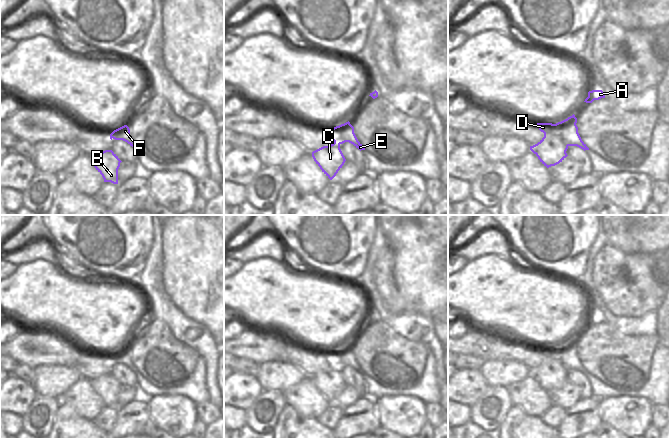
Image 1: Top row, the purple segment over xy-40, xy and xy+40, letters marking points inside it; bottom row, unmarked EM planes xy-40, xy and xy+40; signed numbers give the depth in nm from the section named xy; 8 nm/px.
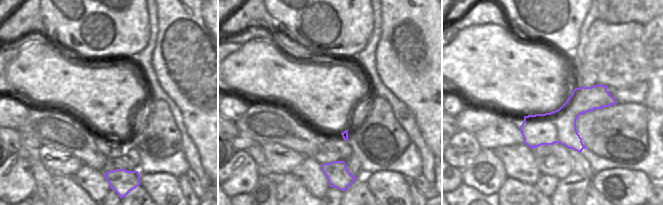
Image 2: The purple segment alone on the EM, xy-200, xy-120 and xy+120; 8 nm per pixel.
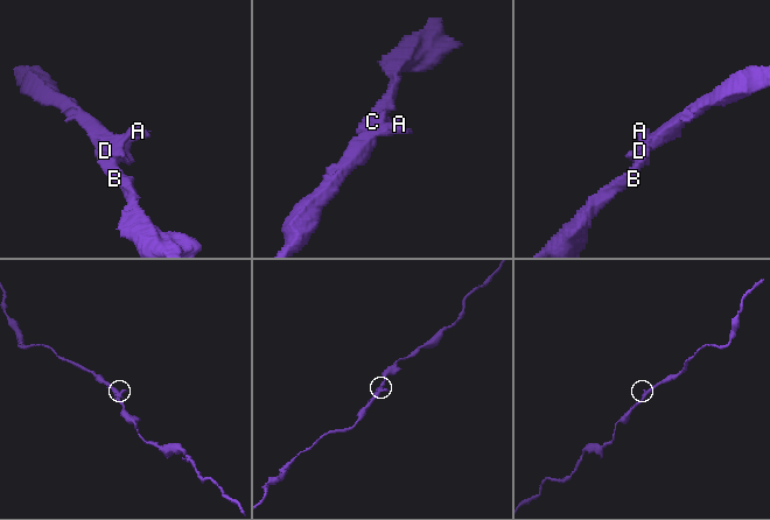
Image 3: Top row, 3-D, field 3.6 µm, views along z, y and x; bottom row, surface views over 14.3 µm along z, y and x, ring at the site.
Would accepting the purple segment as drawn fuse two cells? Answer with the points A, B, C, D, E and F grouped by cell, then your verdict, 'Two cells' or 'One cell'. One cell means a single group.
Groups: A B C D E F. One cell.

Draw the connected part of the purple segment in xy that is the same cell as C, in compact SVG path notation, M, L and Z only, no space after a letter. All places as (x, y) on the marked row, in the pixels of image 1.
M349 121L334 128L328 128L328 135L334 143L313 151L312 157L322 172L332 180L346 161L340 149L341 144L349 142L360 151L365 150L365 148L358 141L354 127Z

